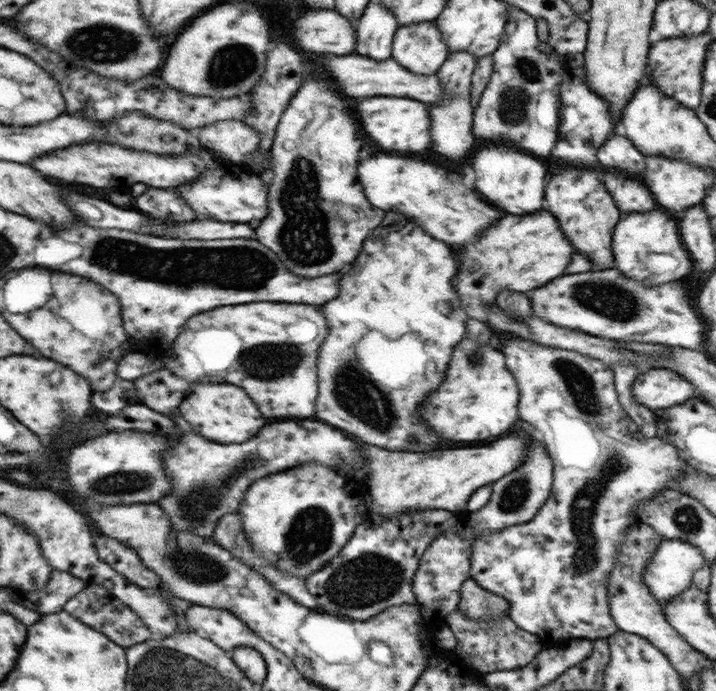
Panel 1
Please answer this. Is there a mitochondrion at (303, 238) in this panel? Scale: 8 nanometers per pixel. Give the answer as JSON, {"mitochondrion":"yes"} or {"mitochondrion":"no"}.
{"mitochondrion":"yes"}

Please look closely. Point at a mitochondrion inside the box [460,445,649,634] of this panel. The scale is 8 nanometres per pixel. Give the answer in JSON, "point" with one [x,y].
{"point":[511,501]}

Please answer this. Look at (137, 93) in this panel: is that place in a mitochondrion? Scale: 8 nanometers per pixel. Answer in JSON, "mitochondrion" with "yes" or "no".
{"mitochondrion":"no"}

